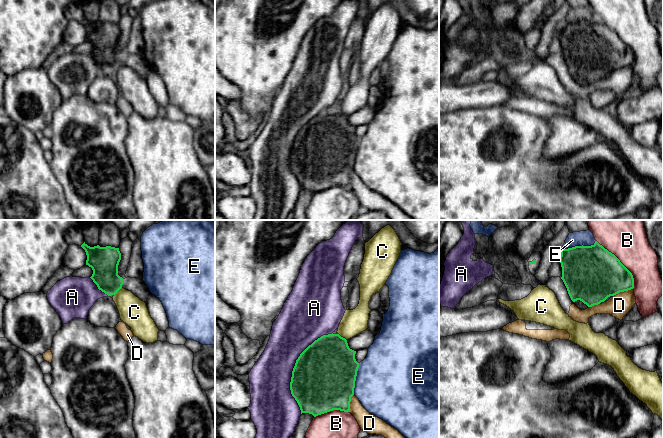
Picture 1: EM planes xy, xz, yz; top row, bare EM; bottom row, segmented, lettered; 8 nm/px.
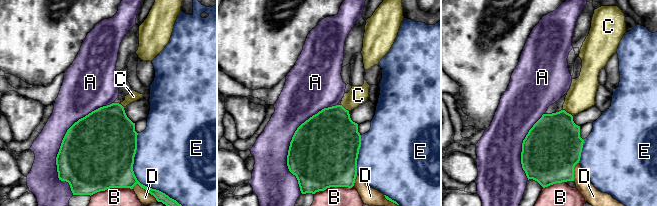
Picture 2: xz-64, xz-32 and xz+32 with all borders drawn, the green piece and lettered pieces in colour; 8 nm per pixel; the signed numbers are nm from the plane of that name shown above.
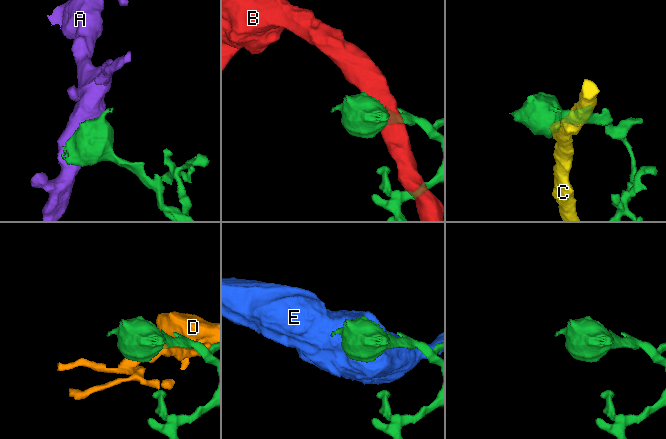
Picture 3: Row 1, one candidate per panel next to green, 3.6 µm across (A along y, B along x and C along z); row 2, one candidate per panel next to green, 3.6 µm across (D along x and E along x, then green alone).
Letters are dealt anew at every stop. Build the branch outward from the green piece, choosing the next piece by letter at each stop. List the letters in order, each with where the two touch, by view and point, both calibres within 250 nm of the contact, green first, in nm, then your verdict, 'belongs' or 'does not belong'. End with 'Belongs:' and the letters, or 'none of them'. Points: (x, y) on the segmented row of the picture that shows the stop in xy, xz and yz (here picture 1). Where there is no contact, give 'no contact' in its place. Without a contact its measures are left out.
A: xz (293, 368) | 500/320 nm | does not belong
B: yz (621, 263) | 440/360 nm | does not belong
C: xz (342, 337) | 440/200 nm | does not belong
D: yz (622, 291) | 420/180 nm | does not belong
E: yz (579, 246) | 460/130 nm | does not belong
Belongs: none of them

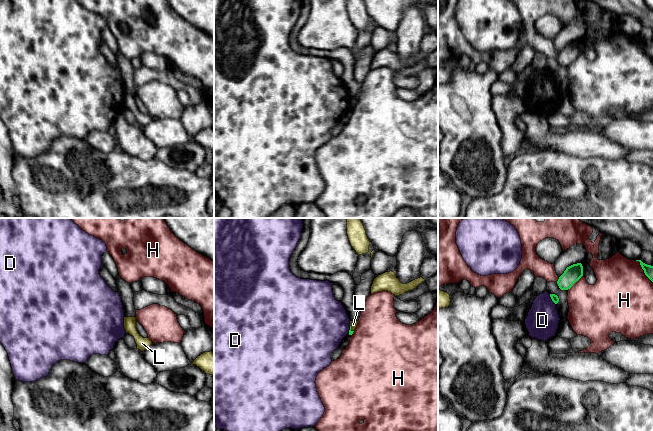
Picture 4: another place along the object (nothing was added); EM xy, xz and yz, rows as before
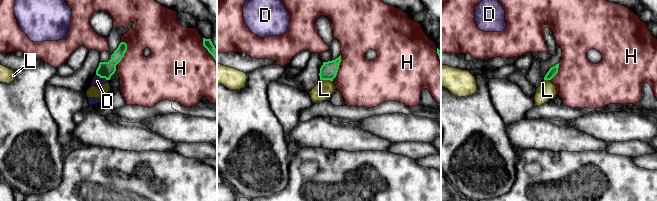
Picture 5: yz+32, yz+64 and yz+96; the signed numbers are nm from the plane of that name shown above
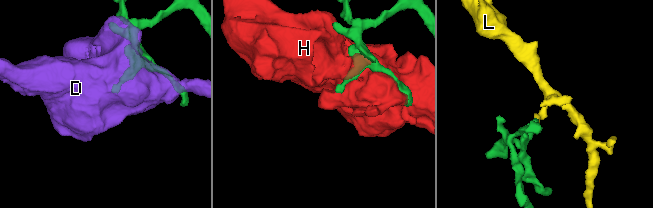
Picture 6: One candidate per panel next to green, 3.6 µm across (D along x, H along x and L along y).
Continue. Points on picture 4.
D: yz (551, 298) | 60/260 nm | does not belong
H: yz (644, 271) | 80/480 nm | does not belong
L: xz (350, 328) | 30/60 nm | does not belong
Belongs: none of them

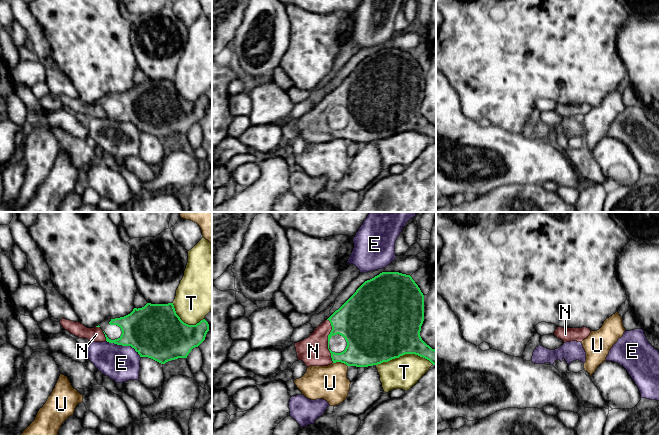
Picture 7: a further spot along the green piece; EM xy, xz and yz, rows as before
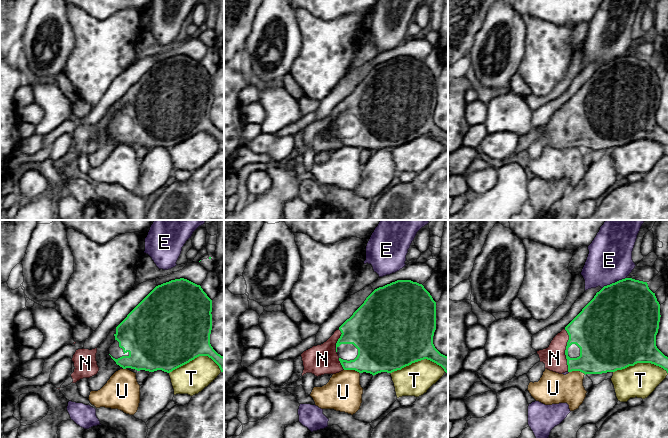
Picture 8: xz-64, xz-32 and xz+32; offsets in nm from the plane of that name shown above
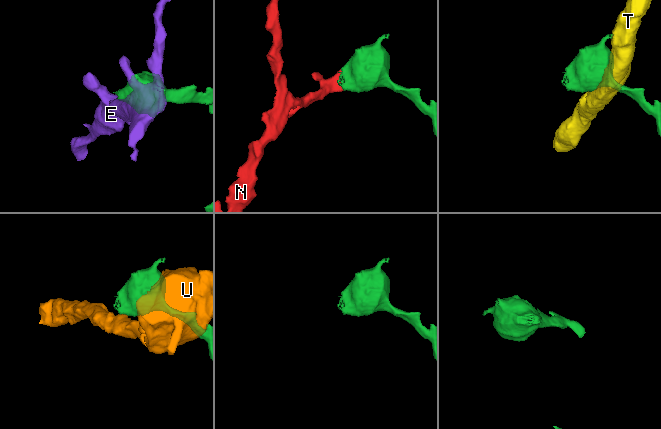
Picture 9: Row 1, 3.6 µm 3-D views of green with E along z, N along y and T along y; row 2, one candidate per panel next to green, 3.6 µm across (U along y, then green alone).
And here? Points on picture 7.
E: xy (124, 345) | 400/280 nm | does not belong
N: xz (328, 341) | 280/240 nm | belongs
T: xz (404, 354) | 500/260 nm | does not belong
U: xz (340, 361) | 320/280 nm | does not belong
Belongs: N

